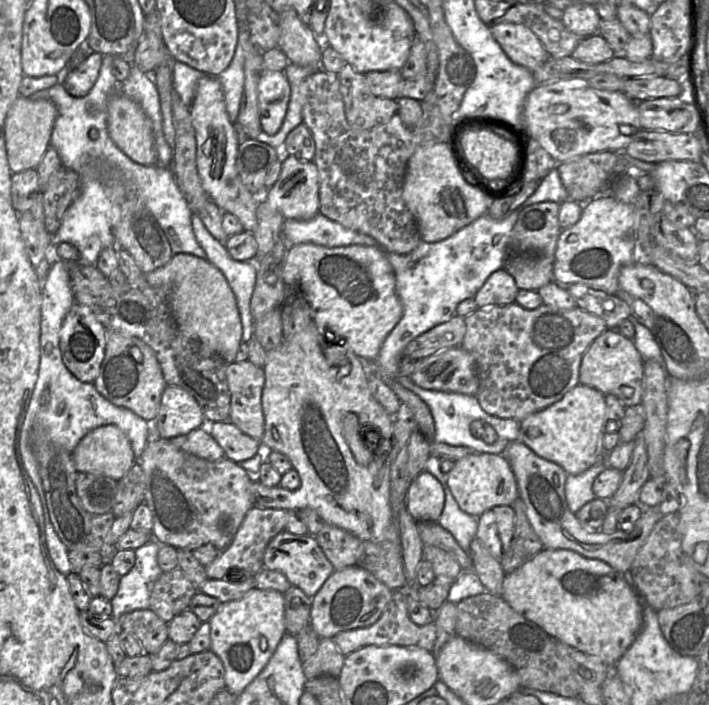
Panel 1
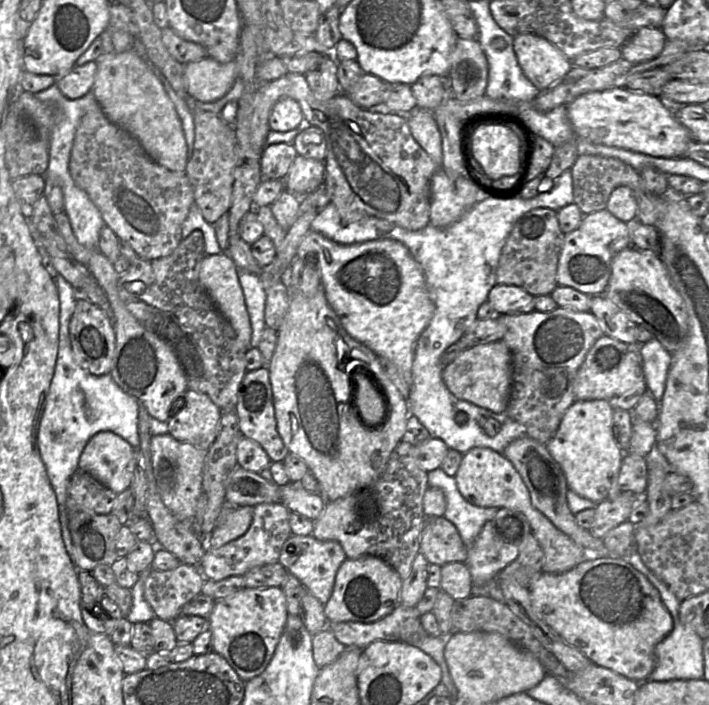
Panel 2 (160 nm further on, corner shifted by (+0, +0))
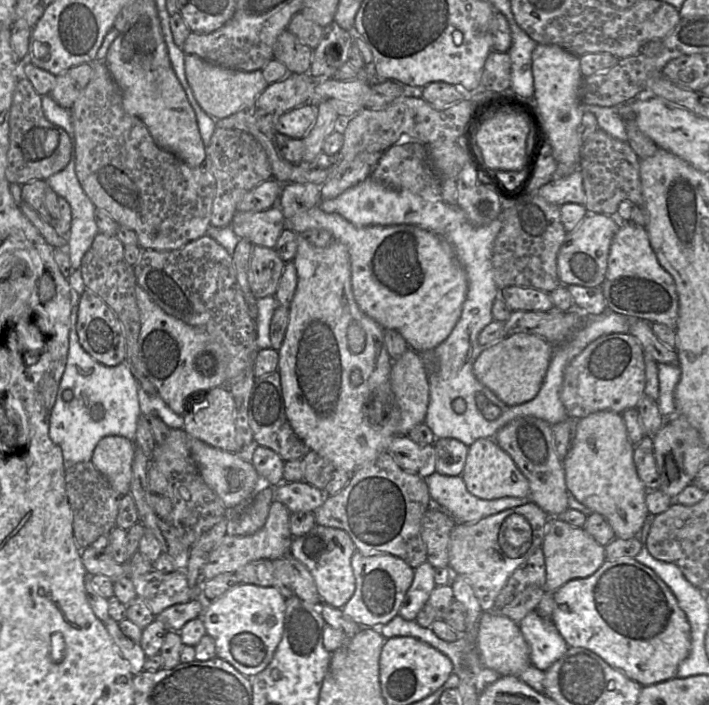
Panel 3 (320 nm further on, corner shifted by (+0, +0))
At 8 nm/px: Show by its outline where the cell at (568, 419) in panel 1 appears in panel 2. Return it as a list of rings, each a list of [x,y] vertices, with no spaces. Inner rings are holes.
[[[576,400],[564,414],[555,436],[545,446],[563,471],[569,490],[599,504],[620,494],[618,477],[625,452],[613,434],[614,408],[605,400]]]

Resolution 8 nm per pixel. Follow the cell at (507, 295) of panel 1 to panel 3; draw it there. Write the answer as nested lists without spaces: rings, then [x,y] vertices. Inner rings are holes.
[[[509,286],[499,289],[501,297],[512,311],[544,312],[555,309],[550,293],[534,288]]]

